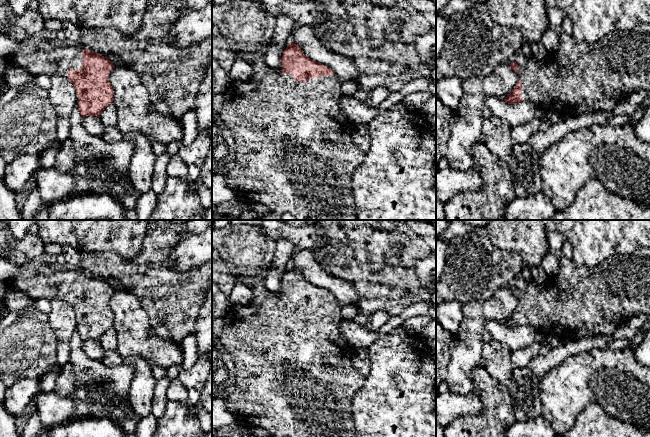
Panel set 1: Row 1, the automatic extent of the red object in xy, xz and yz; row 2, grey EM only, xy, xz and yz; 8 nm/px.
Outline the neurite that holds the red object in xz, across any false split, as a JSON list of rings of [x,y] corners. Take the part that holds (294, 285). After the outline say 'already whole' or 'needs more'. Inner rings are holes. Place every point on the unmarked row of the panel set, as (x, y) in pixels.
[[[289,267],[283,276],[281,295],[270,292],[262,280],[250,280],[246,283],[253,293],[251,303],[231,306],[223,317],[226,325],[219,336],[236,366],[235,389],[225,399],[227,410],[246,427],[264,429],[273,437],[356,437],[351,403],[356,392],[364,385],[365,378],[352,365],[356,348],[345,340],[340,333],[340,324],[344,318],[335,297],[329,291],[308,282],[301,272],[294,267]]]; needs more

